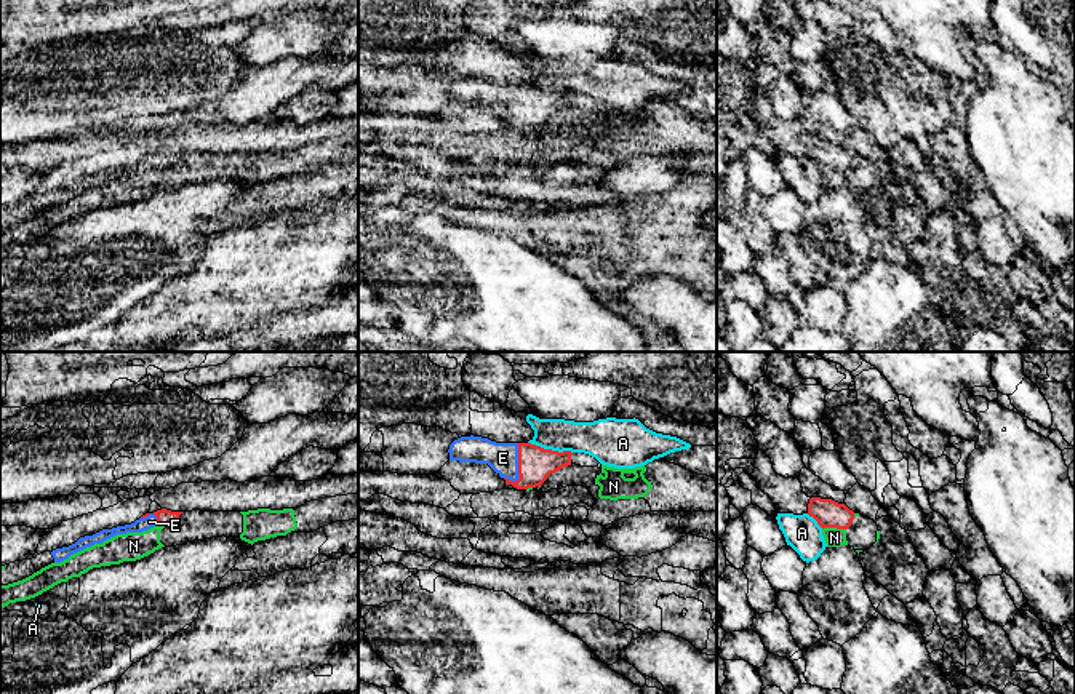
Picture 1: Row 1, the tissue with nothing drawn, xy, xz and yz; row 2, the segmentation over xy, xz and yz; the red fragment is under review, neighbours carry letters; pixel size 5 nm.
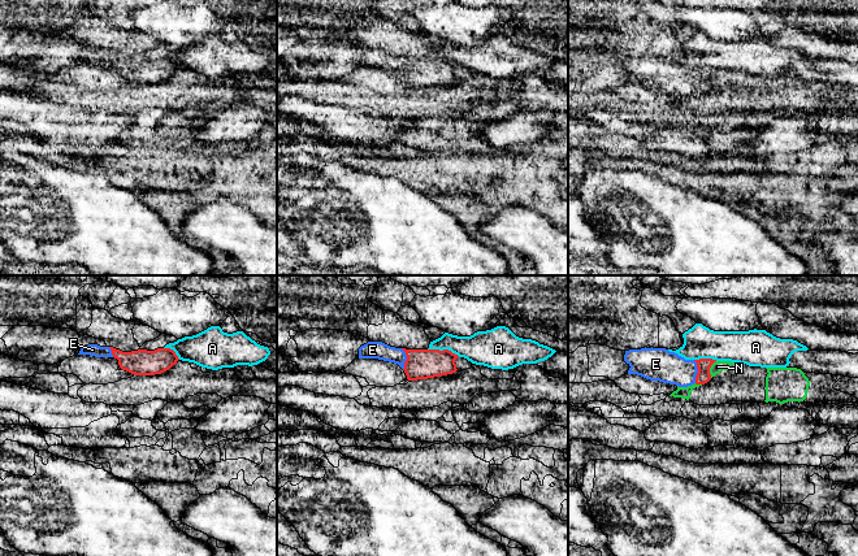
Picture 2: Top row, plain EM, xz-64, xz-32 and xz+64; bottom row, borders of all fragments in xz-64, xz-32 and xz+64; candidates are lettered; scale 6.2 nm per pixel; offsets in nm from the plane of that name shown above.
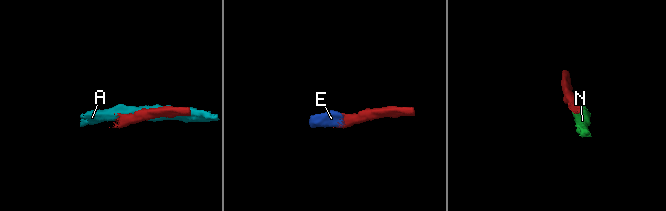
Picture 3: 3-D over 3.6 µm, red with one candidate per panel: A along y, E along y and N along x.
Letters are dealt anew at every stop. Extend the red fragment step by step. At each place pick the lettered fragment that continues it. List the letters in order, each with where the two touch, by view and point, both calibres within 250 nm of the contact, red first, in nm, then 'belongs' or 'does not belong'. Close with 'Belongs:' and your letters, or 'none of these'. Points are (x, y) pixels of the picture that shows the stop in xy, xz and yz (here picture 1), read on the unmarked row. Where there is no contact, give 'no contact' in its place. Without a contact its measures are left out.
A: contact xz (551, 91); calibres 180 and 190 nm; does not belong
E: contact xz (519, 106); calibres 180 and 160 nm; belongs
N: contact yz (834, 168); calibres 140 and 100 nm; does not belong
Belongs: E

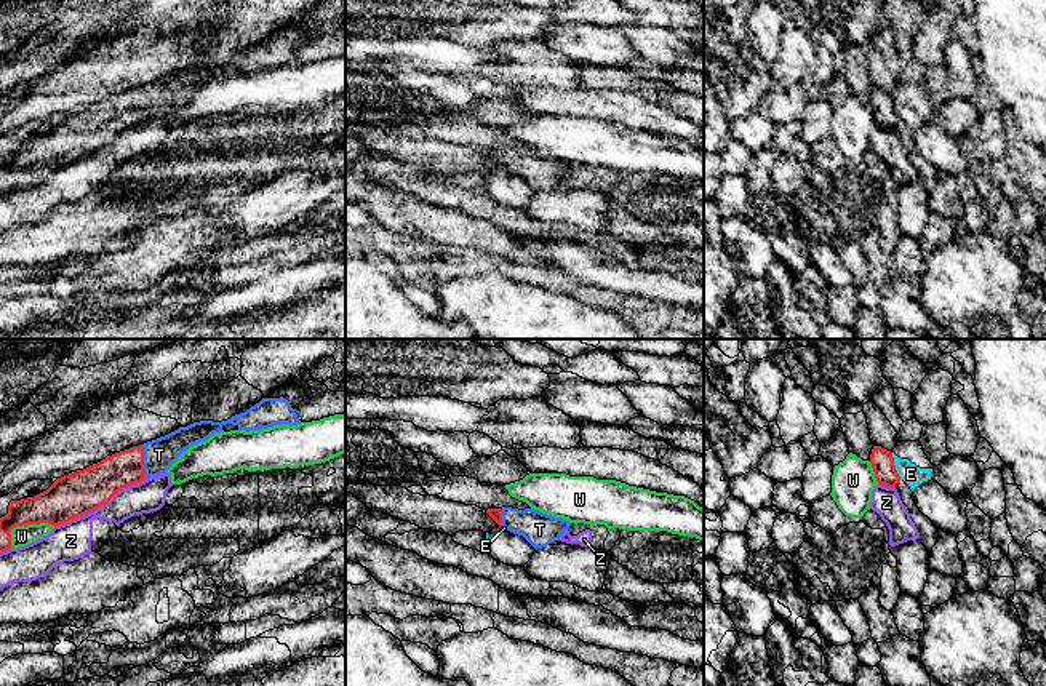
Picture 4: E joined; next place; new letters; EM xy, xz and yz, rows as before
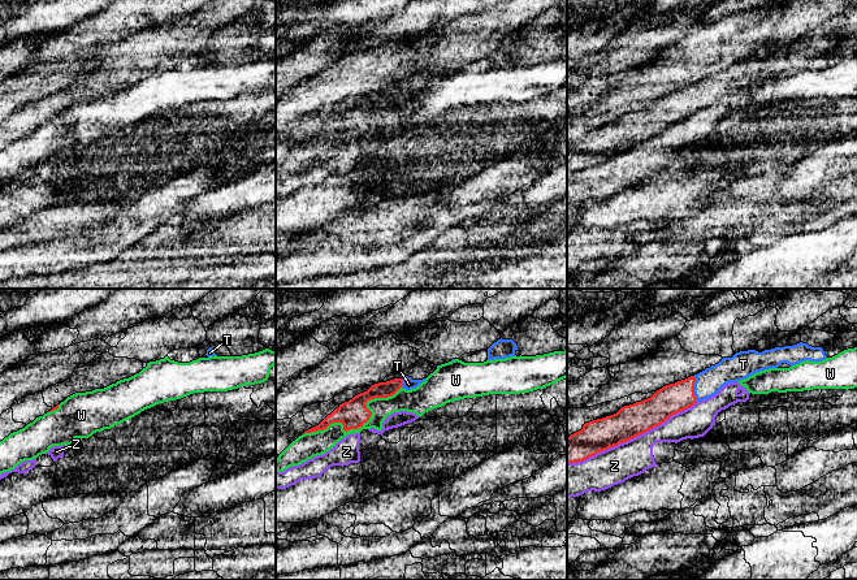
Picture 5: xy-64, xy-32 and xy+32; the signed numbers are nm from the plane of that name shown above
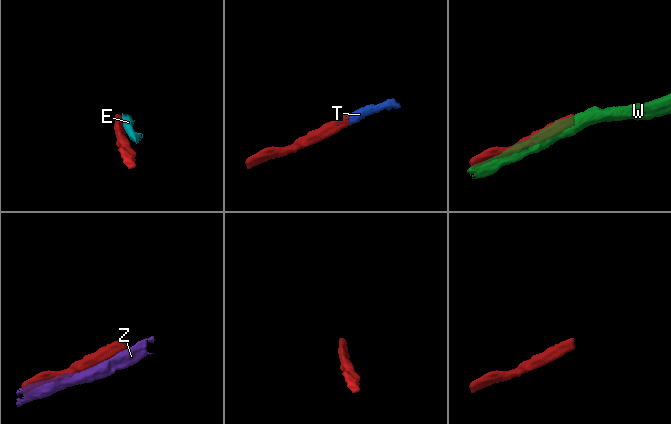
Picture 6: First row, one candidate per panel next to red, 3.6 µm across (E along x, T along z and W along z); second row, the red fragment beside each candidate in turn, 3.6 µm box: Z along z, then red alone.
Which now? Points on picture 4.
E: contact yz (894, 107); calibres 120 and 100 nm; does not belong
T: contact xy (143, 104); calibres 200 and 160 nm; belongs
W: contact xy (23, 167); calibres 200 and 100 nm; does not belong
Z: contact xy (99, 147); calibres 220 and 190 nm; does not belong
Belongs: T

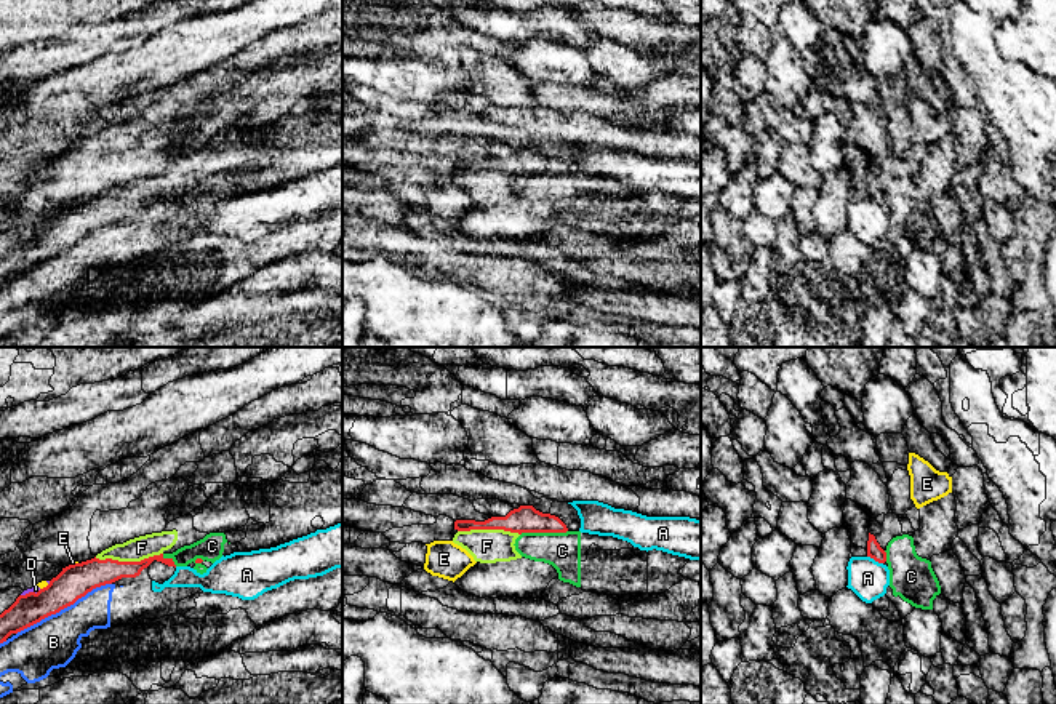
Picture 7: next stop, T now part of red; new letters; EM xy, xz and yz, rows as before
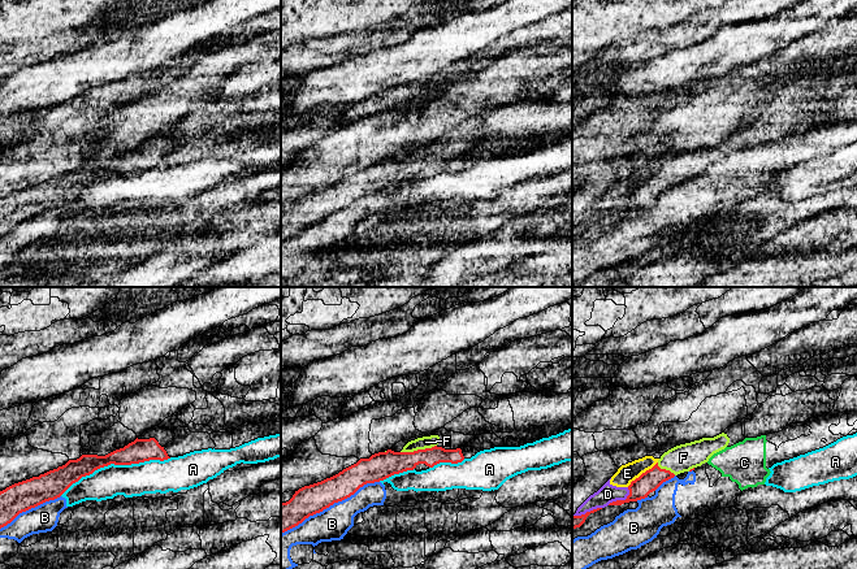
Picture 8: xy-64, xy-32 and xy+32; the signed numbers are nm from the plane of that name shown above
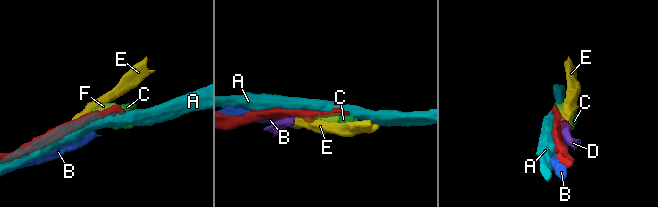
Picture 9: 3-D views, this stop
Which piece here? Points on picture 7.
A: contact yz (876, 202); calibres 80 and 190 nm; does not belong
B: contact xy (63, 250); calibres 170 and 260 nm; does not belong
C: contact xz (543, 173); calibres 140 and 180 nm; does not belong
D: contact xy (31, 234); calibres 170 and 40 nm; does not belong
E: contact xy (44, 229); calibres 170 and 40 nm; does not belong
F: contact xy (128, 204); calibres 160 and 120 nm; belongs
Belongs: F

